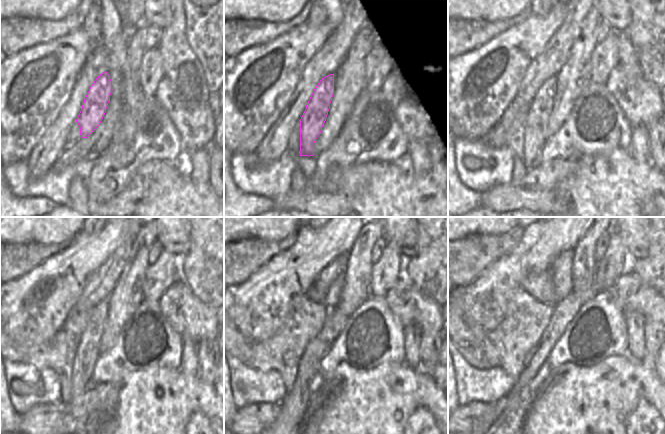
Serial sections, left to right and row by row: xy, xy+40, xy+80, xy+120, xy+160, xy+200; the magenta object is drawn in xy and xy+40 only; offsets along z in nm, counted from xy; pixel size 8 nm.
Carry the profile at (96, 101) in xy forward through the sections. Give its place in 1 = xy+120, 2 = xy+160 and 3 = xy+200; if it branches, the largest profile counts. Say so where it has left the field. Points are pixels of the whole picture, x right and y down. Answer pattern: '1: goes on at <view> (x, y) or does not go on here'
1: goes on at xy+120 (88, 351)
2: goes on at xy+160 (296, 401)
3: goes on at xy+200 (511, 420)

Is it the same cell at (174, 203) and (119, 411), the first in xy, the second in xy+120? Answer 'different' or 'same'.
different

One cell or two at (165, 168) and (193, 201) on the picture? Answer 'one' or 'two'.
two

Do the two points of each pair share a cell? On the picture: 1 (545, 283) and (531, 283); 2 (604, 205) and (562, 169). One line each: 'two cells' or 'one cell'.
1: one cell
2: two cells

